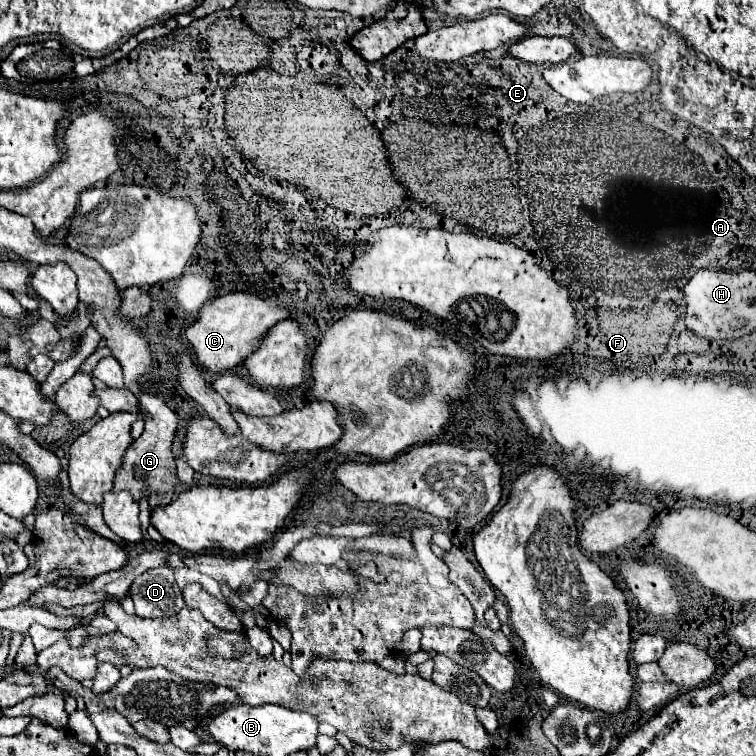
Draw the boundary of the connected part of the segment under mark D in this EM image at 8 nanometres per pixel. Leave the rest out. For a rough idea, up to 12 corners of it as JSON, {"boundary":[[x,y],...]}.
{"boundary":[[168,566],[130,586],[136,614],[170,618],[184,608]]}

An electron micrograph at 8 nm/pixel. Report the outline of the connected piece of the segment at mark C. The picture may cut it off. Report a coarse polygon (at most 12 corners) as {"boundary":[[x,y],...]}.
{"boundary":[[234,292],[204,304],[184,338],[198,366],[240,364],[288,310]]}

